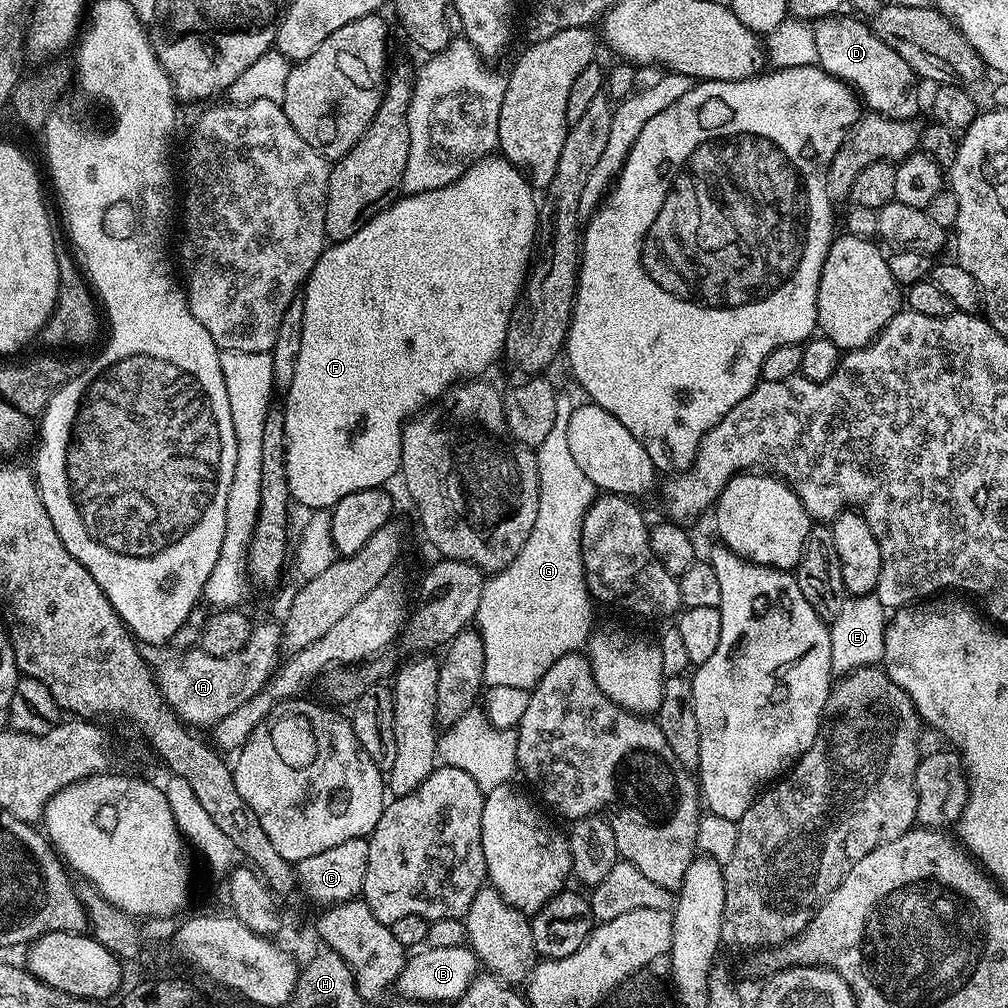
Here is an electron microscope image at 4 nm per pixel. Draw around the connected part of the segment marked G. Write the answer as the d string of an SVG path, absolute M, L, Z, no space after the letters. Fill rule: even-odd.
M564 394L556 397L556 413L554 426L546 434L536 453L538 478L538 518L534 518L534 530L530 530L530 538L526 538L526 546L518 550L518 558L510 562L501 572L489 575L484 582L482 602L478 602L478 610L474 621L485 646L484 684L487 687L516 686L529 690L562 658L571 652L580 652L587 645L588 637L594 631L592 624L592 608L594 601L588 595L588 583L584 577L582 562L582 522L586 518L586 510L595 502L598 490L574 459L570 451L570 441L566 430L570 426L574 401Z

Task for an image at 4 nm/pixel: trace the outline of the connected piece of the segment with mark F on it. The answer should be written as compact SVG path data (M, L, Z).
M489 154L469 164L468 169L453 184L438 190L426 190L401 195L374 218L370 218L350 238L329 243L318 258L314 270L304 282L304 317L302 318L302 350L294 382L282 401L284 410L284 466L288 494L307 510L330 510L346 494L354 490L384 488L392 475L400 472L402 434L405 423L417 412L423 412L433 400L439 400L453 384L465 378L476 378L491 366L504 351L504 341L510 335L508 319L512 307L521 299L525 279L534 256L538 196L525 173L500 154Z

